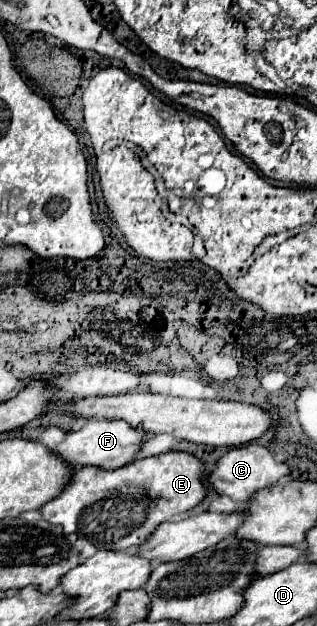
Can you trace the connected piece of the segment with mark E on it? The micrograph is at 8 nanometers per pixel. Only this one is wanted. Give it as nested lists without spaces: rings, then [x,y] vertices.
[[[182,451],[162,453],[136,459],[116,471],[100,471],[98,467],[82,467],[74,473],[72,483],[60,497],[48,501],[40,511],[52,525],[62,525],[64,533],[76,533],[98,549],[138,549],[152,531],[172,515],[186,513],[200,505],[206,497],[208,483],[206,463]]]

